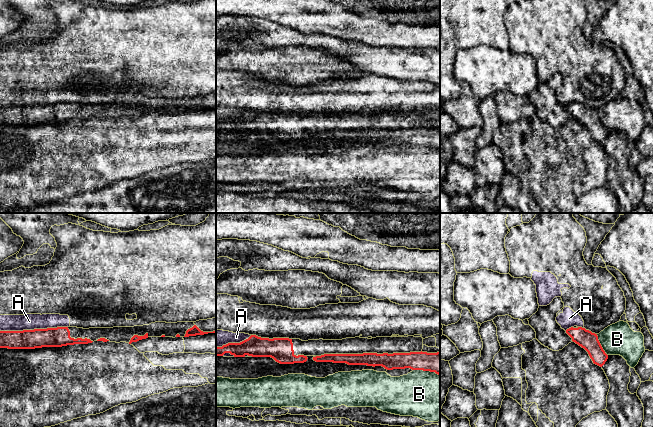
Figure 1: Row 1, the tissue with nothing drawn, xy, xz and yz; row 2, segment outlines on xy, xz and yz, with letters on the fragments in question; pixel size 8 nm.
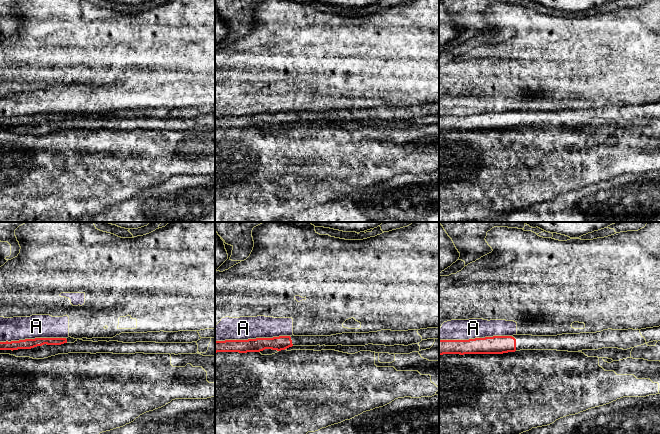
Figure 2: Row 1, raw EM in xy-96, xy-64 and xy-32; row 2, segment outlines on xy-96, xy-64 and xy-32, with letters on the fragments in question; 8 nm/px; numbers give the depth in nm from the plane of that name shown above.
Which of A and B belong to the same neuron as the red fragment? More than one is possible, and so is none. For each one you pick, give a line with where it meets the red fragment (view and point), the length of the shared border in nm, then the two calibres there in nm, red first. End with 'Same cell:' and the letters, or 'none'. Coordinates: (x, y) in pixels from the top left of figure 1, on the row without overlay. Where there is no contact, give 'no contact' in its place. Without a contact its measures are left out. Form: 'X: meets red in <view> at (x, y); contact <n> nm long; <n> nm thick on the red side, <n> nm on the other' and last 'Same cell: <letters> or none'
Same cell: none

